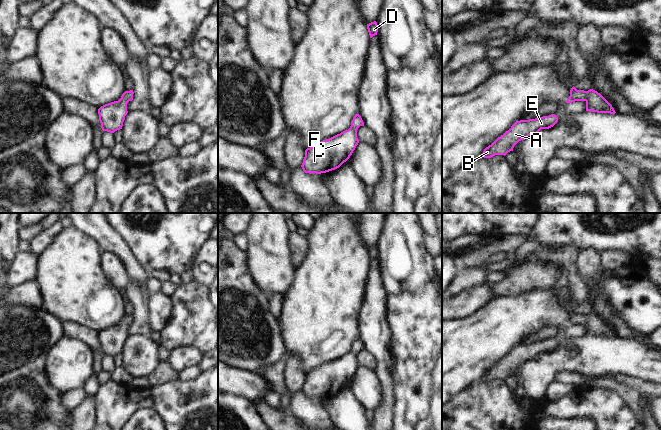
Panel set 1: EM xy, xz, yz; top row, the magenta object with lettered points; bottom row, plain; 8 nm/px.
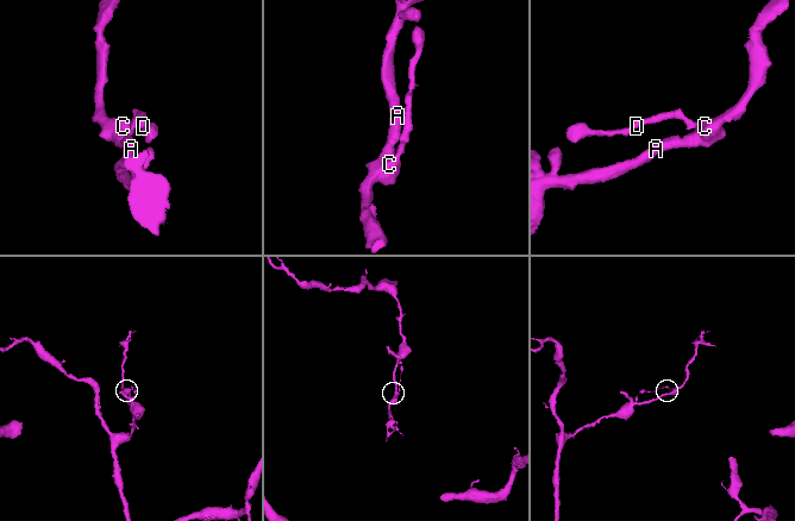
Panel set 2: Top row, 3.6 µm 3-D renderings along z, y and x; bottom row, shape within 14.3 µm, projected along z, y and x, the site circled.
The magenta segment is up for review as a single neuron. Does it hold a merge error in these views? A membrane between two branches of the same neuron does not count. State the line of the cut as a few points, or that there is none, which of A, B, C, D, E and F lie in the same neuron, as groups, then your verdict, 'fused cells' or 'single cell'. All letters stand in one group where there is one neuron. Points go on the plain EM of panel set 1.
no cut; A B C D E F; single cell

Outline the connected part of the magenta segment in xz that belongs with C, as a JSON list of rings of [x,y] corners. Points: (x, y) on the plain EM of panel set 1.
[[[356,338],[348,354],[307,372],[301,389],[303,395],[321,398],[339,392],[358,369],[357,354],[360,350],[364,350],[364,346],[361,340]]]

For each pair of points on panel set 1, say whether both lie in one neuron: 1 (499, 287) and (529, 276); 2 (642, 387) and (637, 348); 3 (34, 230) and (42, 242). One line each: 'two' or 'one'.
1: one
2: two
3: two

